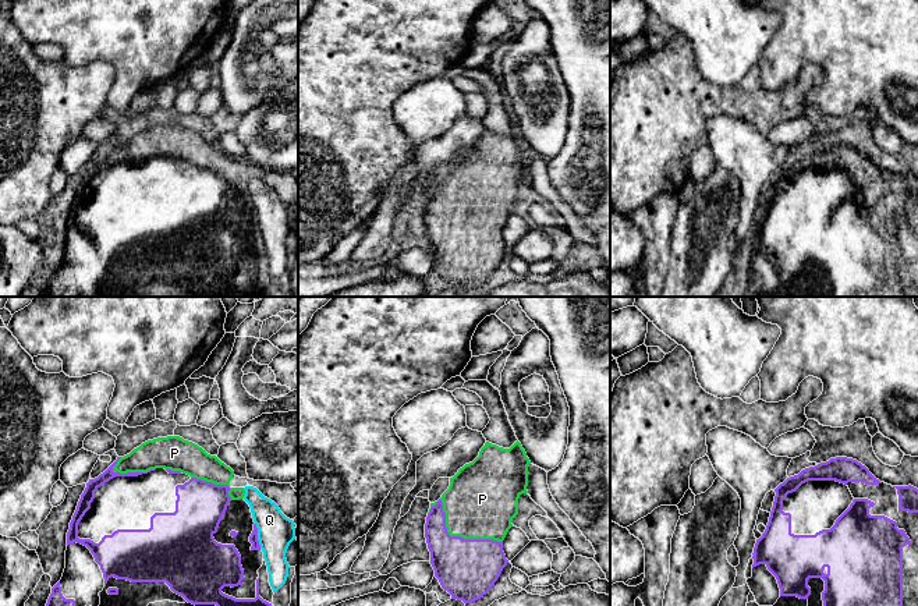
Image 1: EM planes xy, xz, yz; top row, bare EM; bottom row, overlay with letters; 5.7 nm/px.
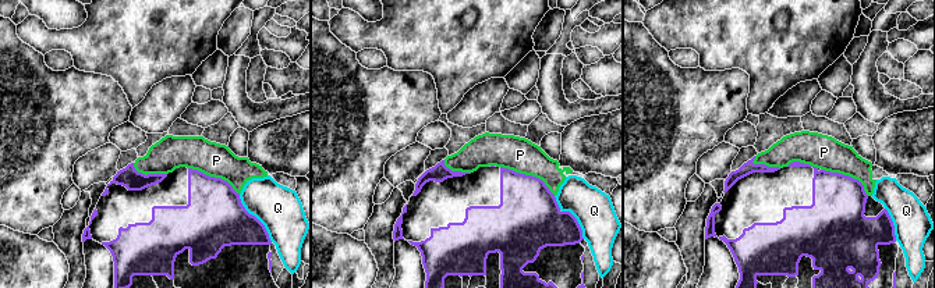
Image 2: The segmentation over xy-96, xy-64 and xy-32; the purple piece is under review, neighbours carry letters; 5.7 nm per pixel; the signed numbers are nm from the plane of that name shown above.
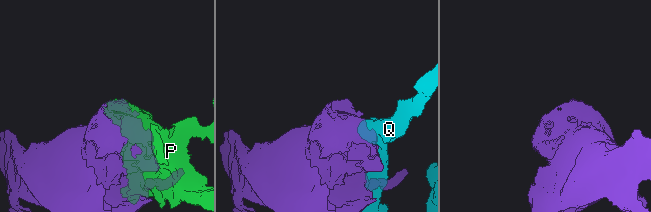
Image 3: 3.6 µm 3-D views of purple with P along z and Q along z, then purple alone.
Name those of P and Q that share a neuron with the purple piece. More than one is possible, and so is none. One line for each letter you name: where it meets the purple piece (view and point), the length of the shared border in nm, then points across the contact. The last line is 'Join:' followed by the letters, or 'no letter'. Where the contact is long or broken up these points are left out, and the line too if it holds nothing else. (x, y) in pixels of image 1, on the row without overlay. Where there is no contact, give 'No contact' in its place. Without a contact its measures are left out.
P: Touches purple at xz (458, 224). Shared border 440 nm
Join: P

